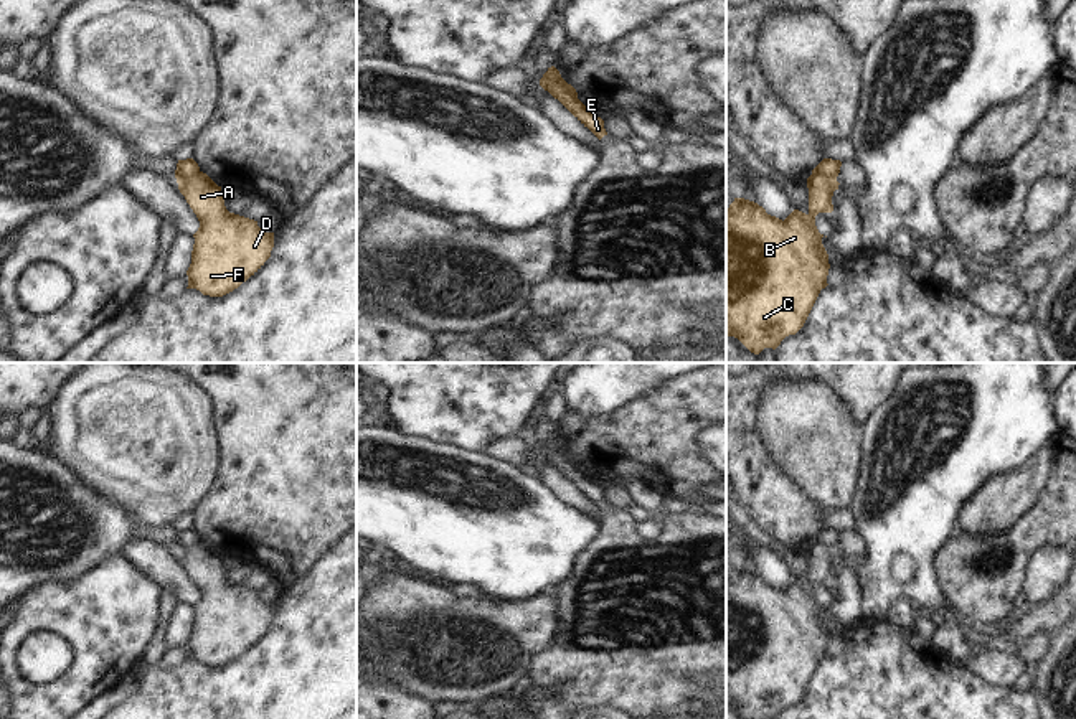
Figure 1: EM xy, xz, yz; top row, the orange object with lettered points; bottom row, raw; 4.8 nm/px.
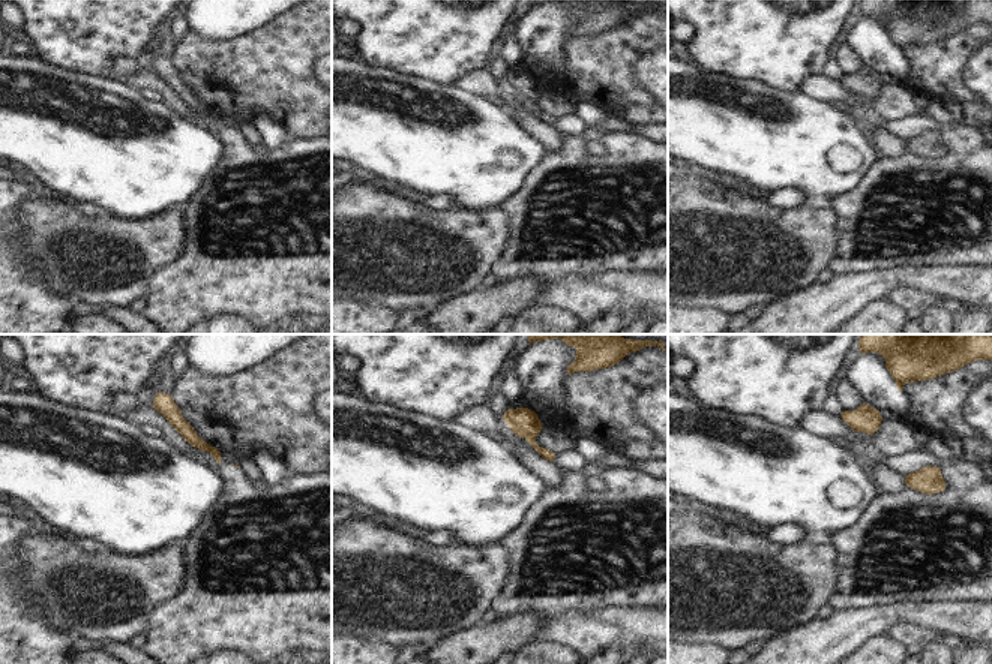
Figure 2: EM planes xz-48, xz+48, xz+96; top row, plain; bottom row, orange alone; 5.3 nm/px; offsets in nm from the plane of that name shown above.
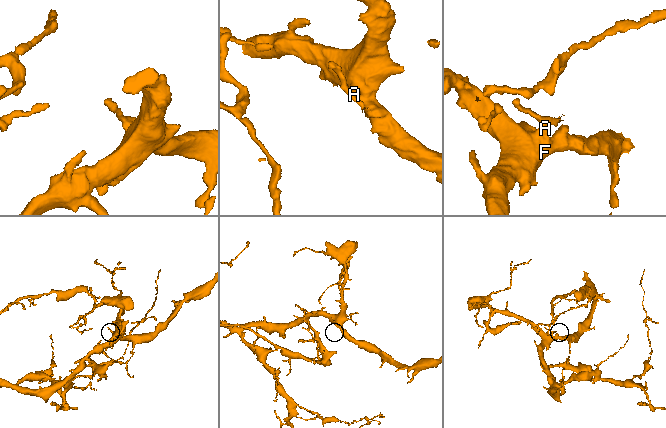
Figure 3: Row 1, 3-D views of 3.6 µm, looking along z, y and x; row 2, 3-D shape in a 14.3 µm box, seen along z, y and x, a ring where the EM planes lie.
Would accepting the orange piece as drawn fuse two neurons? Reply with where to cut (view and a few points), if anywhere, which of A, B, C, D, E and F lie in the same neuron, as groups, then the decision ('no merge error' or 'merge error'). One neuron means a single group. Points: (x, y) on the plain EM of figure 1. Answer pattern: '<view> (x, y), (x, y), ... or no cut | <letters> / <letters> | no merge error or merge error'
yz (812, 541), (821, 541), (835, 549) | A B C D F / E | merge error

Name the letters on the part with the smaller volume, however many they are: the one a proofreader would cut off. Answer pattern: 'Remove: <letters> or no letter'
Remove: E

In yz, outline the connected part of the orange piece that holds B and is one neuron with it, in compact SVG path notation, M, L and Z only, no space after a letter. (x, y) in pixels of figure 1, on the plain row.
M822 543L807 547L809 582L794 579L784 590L762 576L734 567L726 579L726 706L738 707L748 719L776 719L805 693L828 645L824 604L815 595L819 582L832 582L838 551Z

